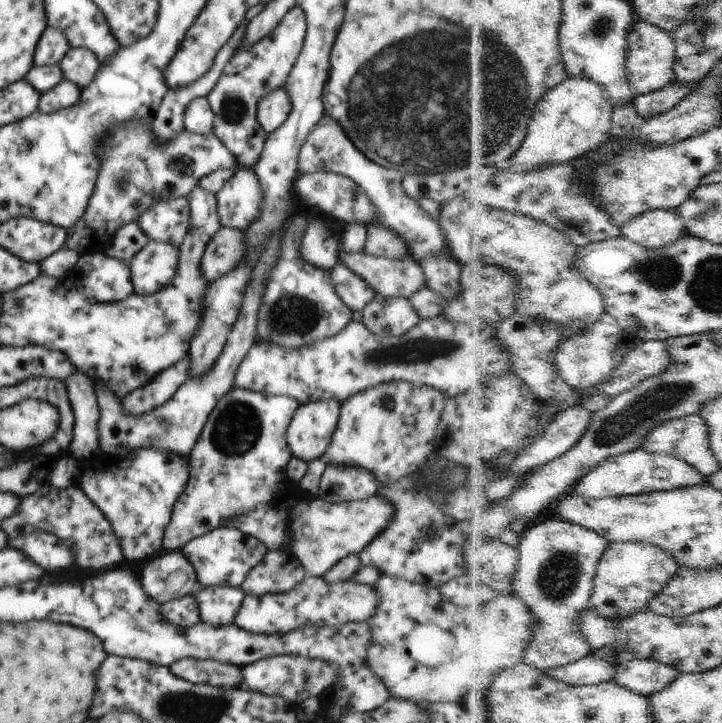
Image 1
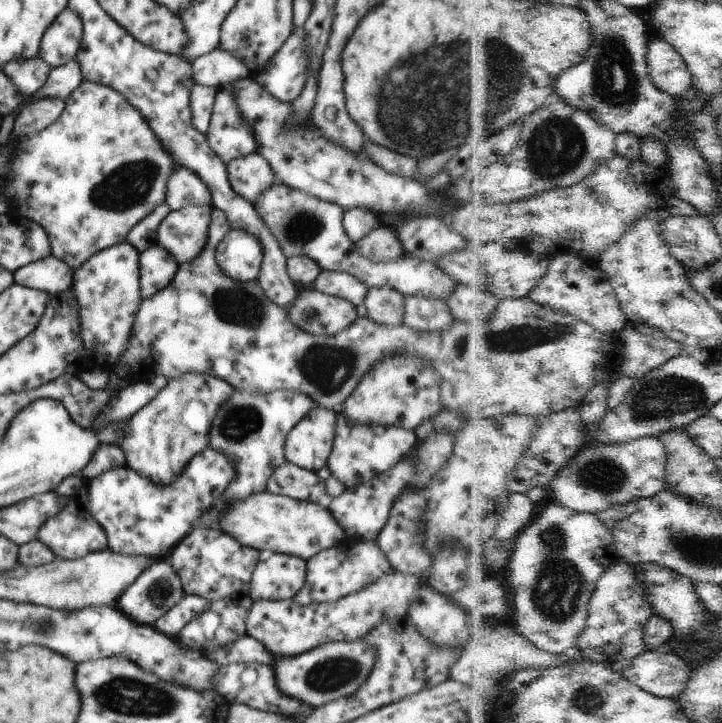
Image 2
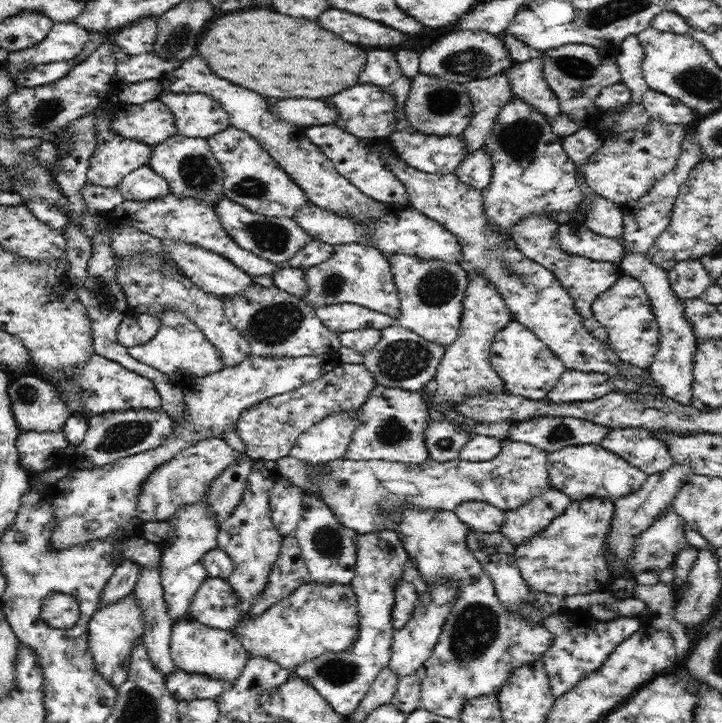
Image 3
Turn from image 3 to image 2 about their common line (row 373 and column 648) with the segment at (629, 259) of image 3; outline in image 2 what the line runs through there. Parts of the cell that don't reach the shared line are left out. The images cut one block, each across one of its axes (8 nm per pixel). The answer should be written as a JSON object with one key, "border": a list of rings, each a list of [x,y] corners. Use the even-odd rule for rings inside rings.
{"border":[[[647,650],[624,674],[640,688],[677,699],[690,688],[692,668],[678,653]]]}

